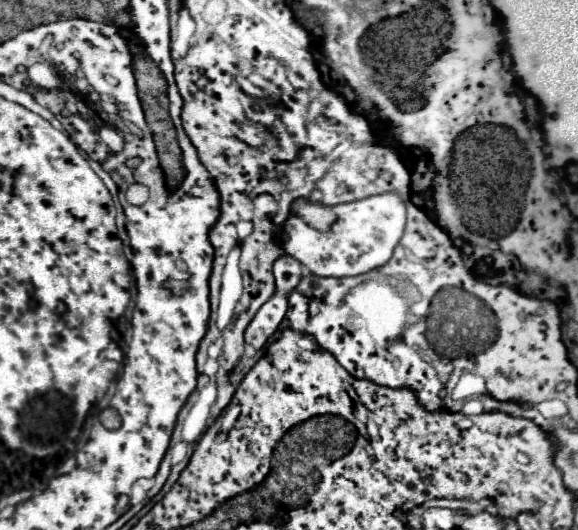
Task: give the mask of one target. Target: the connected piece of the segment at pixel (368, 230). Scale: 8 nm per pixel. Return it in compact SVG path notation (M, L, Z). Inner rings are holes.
M390 192L328 208L336 212L338 220L326 232L314 230L312 224L306 224L300 216L294 216L291 210L280 238L284 252L300 260L312 274L334 278L370 272L392 258L392 250L400 242L406 224L406 204L398 194Z

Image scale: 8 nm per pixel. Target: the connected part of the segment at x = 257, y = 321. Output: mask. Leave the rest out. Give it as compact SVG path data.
M256 314L244 332L246 344L254 346L256 350L262 350L268 338L278 330L278 326L280 326L280 318L260 318L260 314Z

